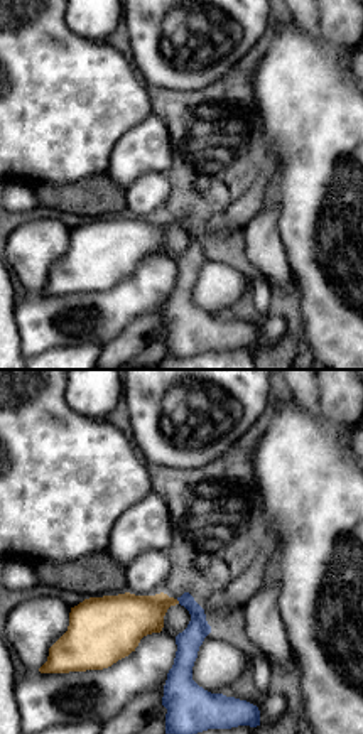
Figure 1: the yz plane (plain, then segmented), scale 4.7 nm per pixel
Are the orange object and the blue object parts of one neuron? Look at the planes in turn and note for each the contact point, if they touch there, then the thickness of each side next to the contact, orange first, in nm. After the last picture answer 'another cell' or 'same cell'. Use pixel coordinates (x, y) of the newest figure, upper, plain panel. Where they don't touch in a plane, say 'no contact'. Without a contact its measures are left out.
contact (178, 223); calibres 220 and 120 nm

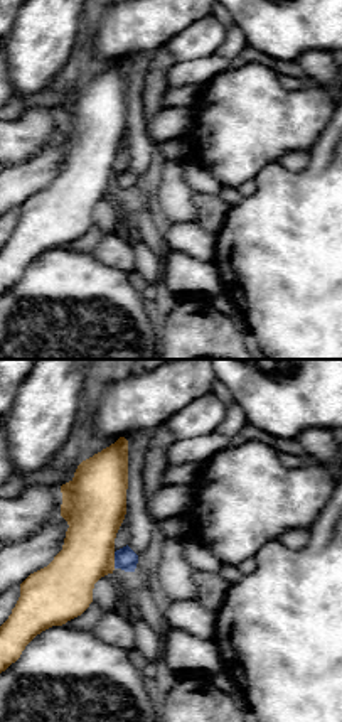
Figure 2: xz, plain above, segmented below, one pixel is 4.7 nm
contact (113, 183); calibres 280 and 110 nm

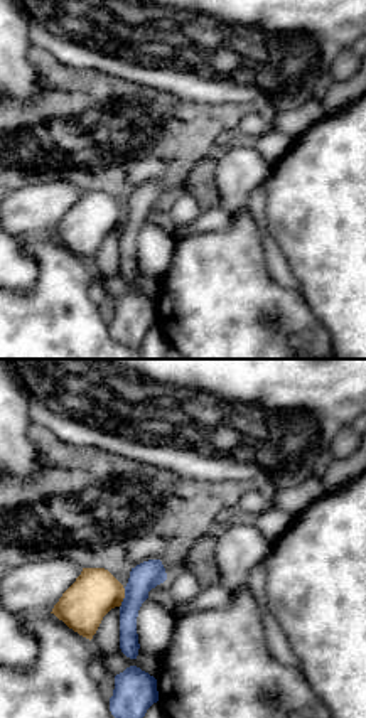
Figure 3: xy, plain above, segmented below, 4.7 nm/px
contact (123, 219); calibres 220 and 140 nm

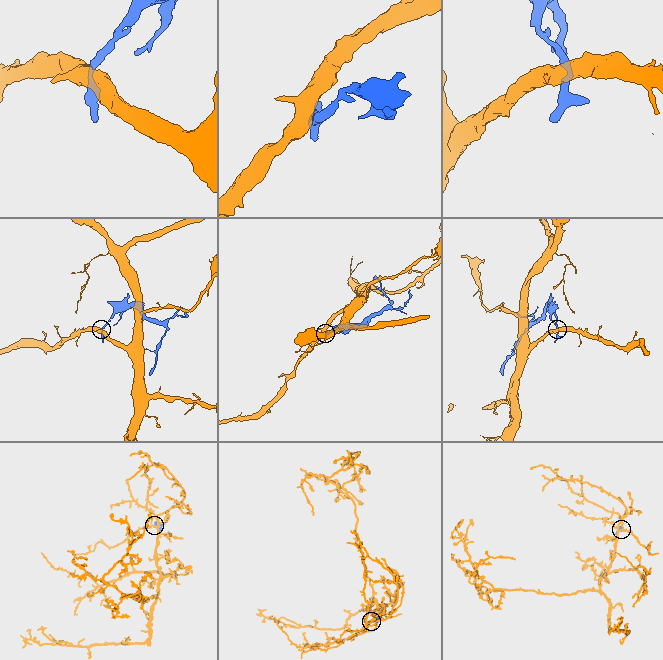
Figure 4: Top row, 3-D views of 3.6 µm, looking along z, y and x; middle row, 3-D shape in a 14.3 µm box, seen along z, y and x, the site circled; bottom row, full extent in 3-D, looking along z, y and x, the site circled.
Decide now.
another cell

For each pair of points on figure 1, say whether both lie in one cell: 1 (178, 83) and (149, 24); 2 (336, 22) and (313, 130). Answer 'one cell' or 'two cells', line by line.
1: one cell
2: two cells

